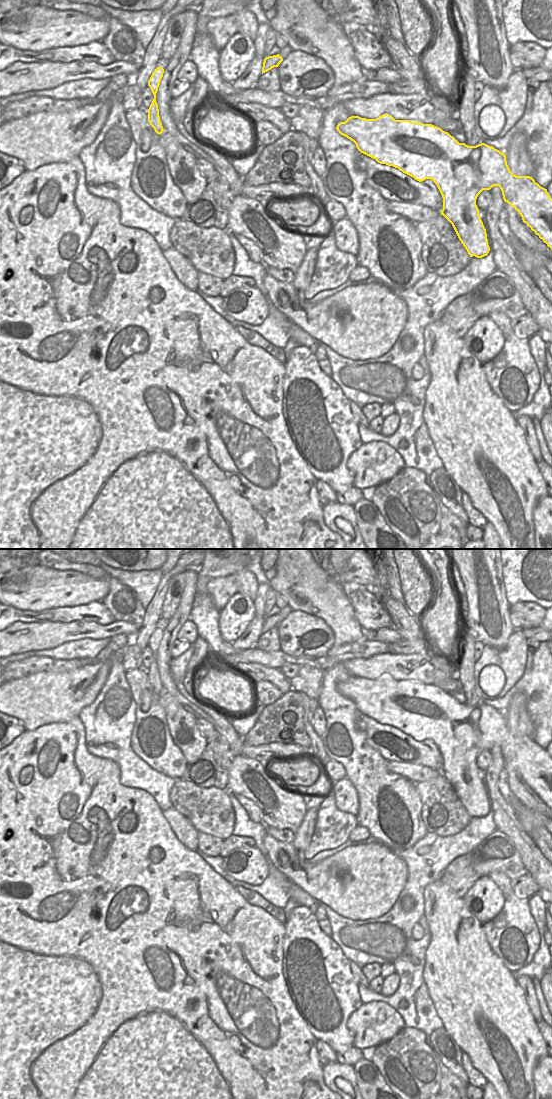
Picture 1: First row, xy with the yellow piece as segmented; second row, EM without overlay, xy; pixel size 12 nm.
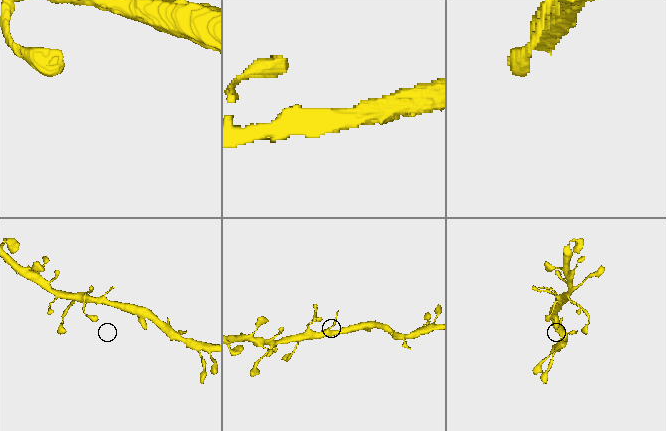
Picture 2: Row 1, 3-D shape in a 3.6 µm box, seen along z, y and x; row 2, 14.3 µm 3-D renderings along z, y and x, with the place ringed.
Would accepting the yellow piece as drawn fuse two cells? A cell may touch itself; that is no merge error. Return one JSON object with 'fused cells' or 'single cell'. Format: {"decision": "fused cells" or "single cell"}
{"decision": "single cell"}

